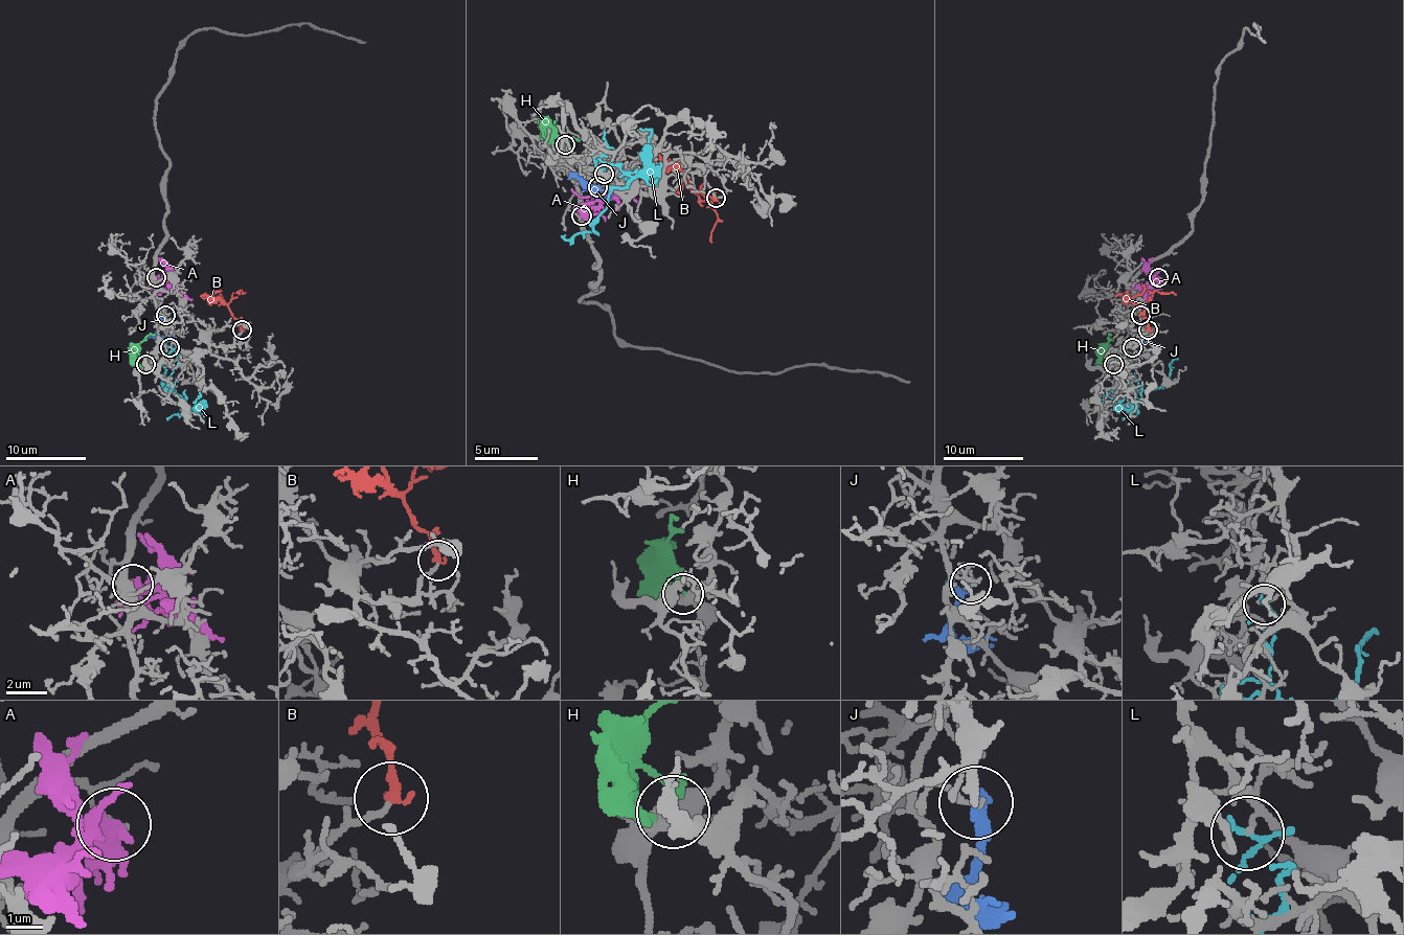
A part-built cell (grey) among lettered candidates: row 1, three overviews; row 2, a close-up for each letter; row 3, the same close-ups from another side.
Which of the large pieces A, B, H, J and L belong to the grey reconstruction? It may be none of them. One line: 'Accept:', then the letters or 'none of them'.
Accept: B

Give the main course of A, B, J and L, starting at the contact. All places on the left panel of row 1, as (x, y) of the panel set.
A: (155, 278), (191, 300)
B: (242, 331), (228, 304), (240, 290), (240, 294)
J: (165, 315), (159, 324), (159, 335), (176, 341)
L: (170, 346), (167, 363), (174, 369), (170, 387), (191, 409), (200, 395), (194, 403)

